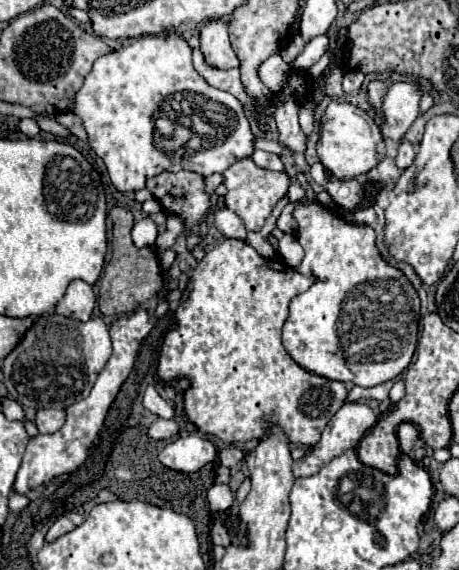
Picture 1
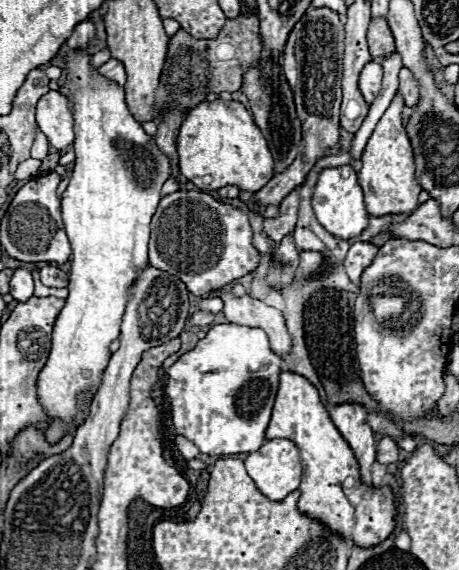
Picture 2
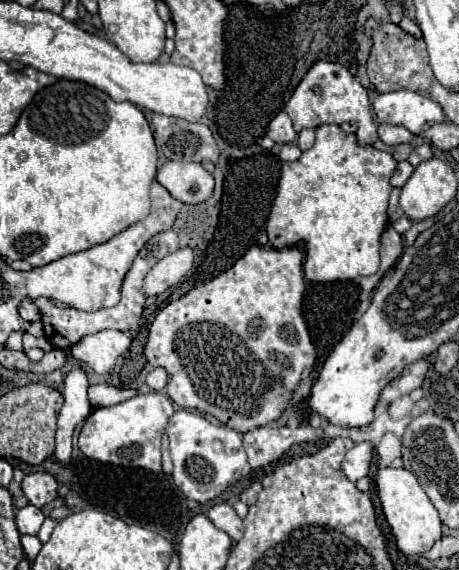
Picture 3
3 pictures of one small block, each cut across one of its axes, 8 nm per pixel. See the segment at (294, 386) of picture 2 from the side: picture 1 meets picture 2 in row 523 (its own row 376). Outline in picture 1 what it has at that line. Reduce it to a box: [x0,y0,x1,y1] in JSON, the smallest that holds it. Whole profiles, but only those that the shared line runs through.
[282,202,420,388]

